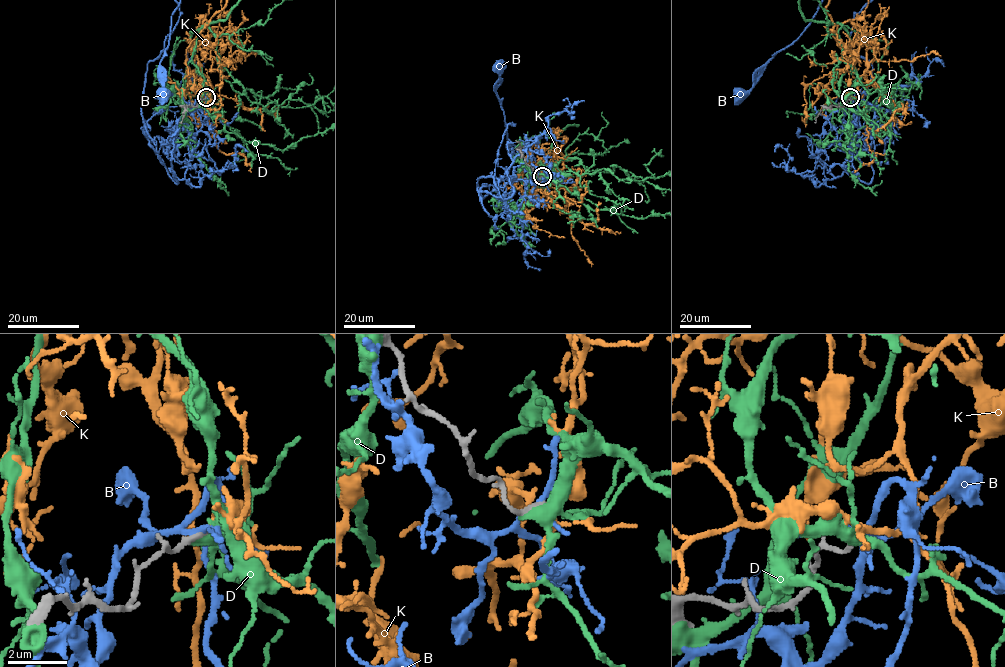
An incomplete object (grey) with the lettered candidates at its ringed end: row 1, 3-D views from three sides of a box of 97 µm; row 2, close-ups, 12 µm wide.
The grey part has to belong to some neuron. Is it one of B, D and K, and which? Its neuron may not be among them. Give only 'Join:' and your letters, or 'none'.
Join: K

